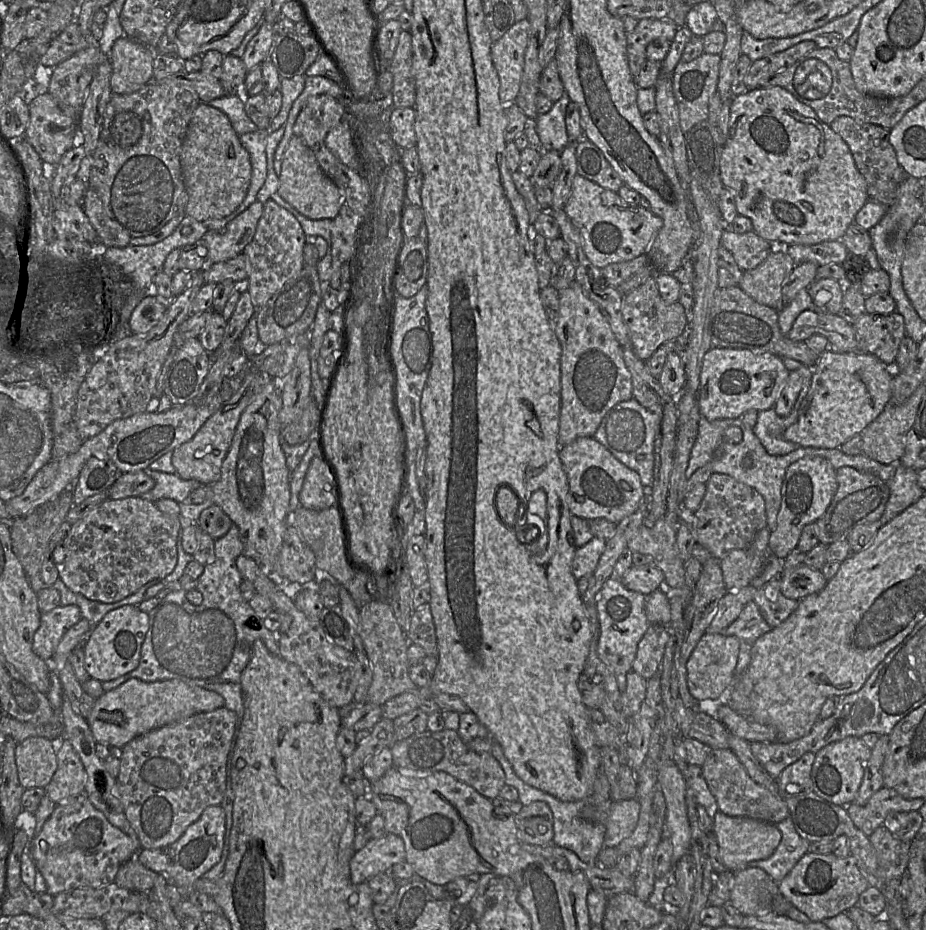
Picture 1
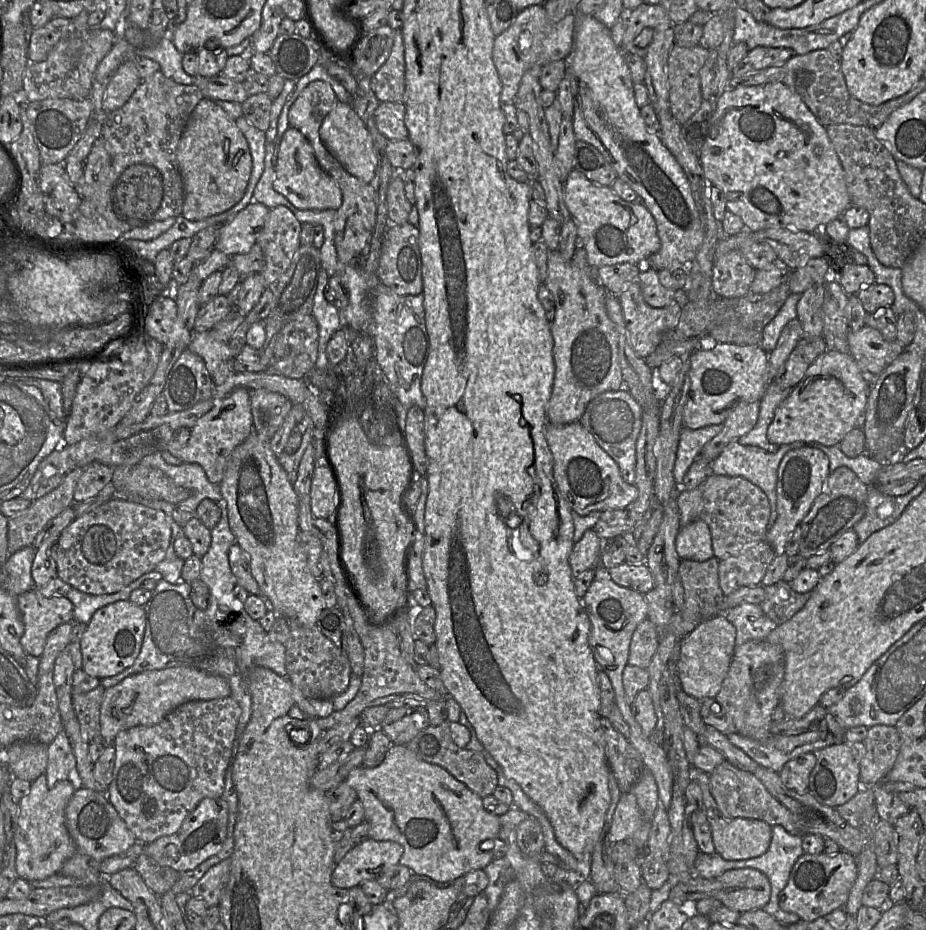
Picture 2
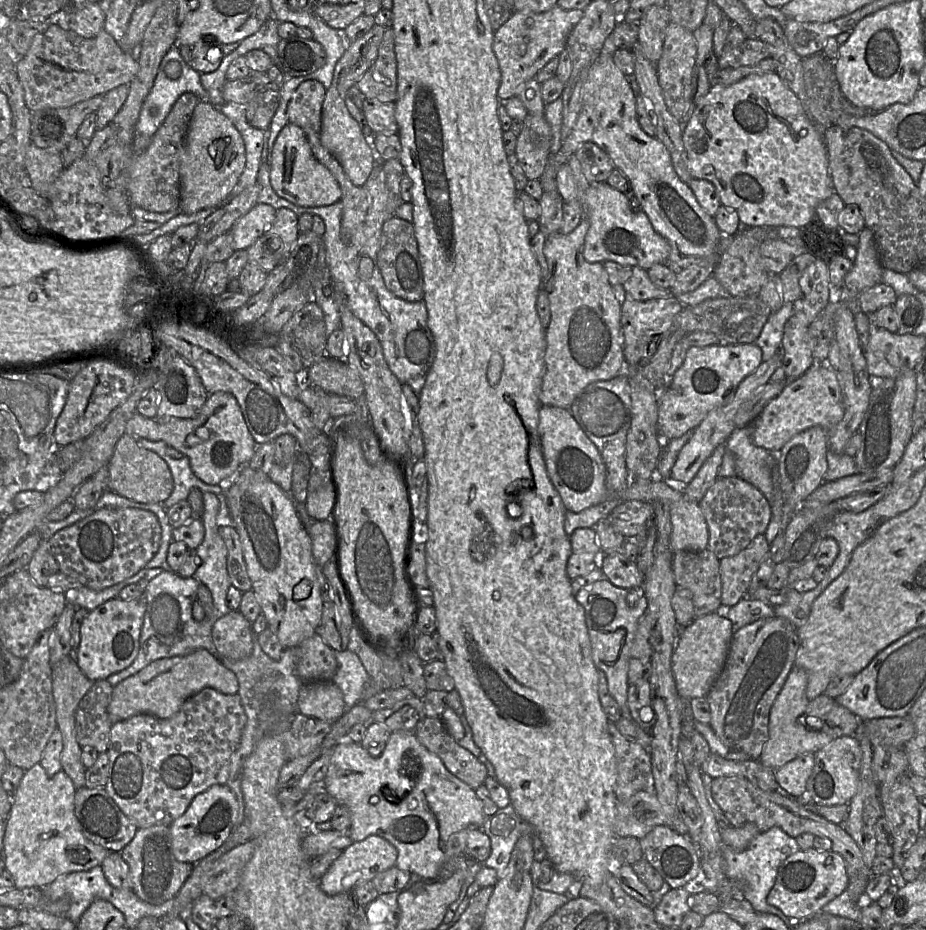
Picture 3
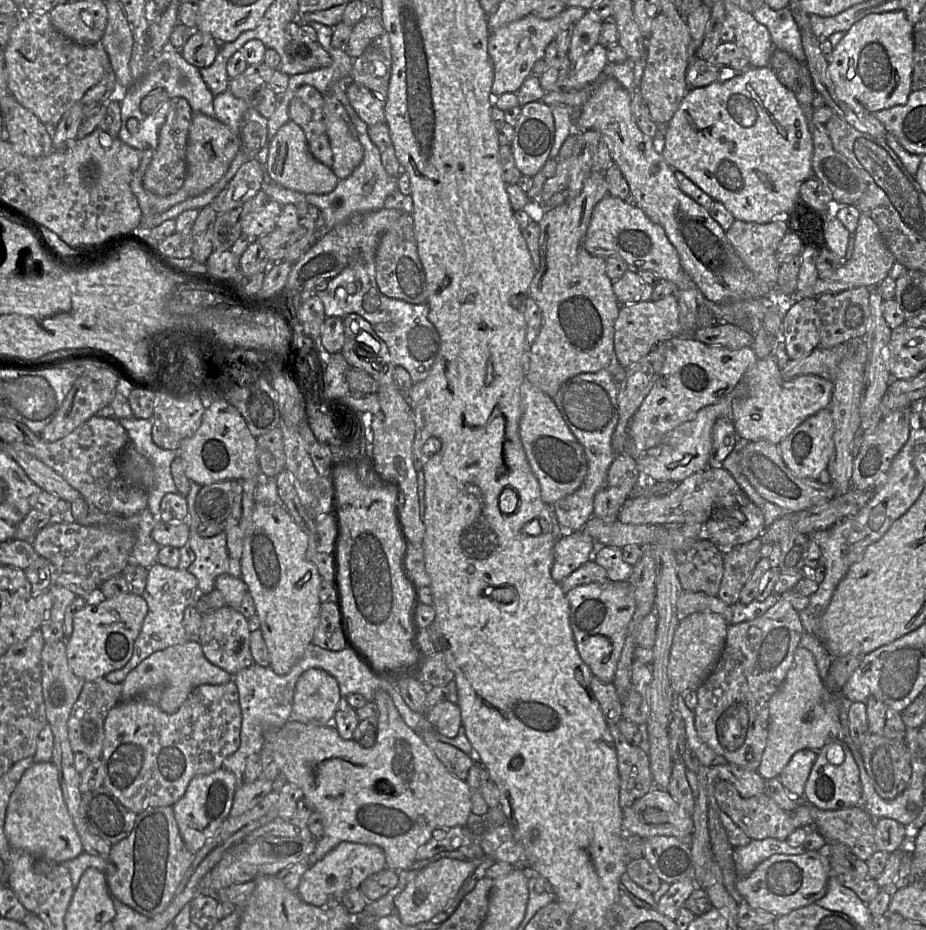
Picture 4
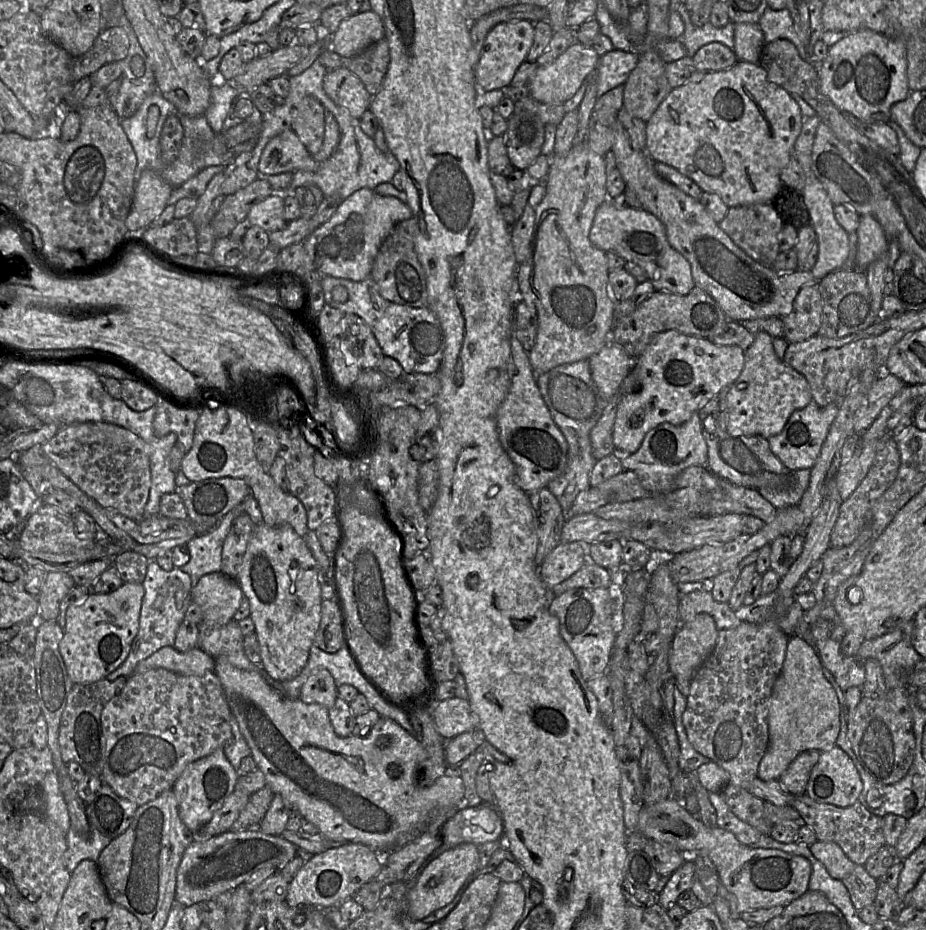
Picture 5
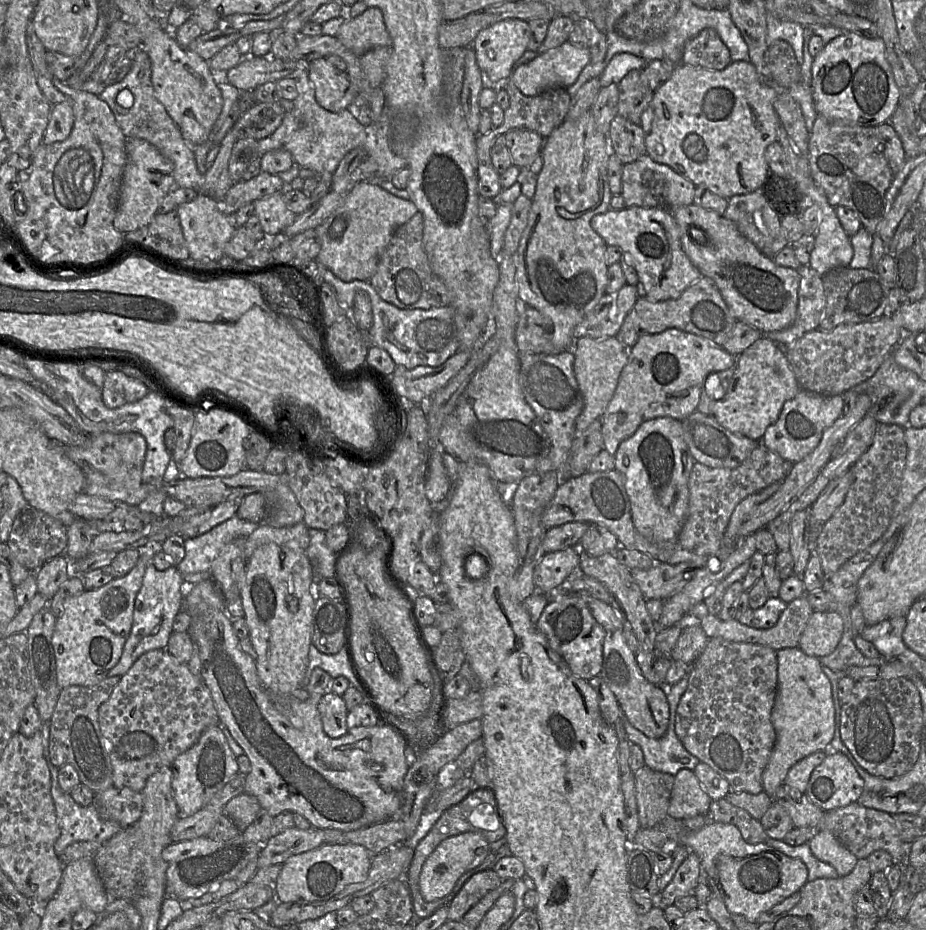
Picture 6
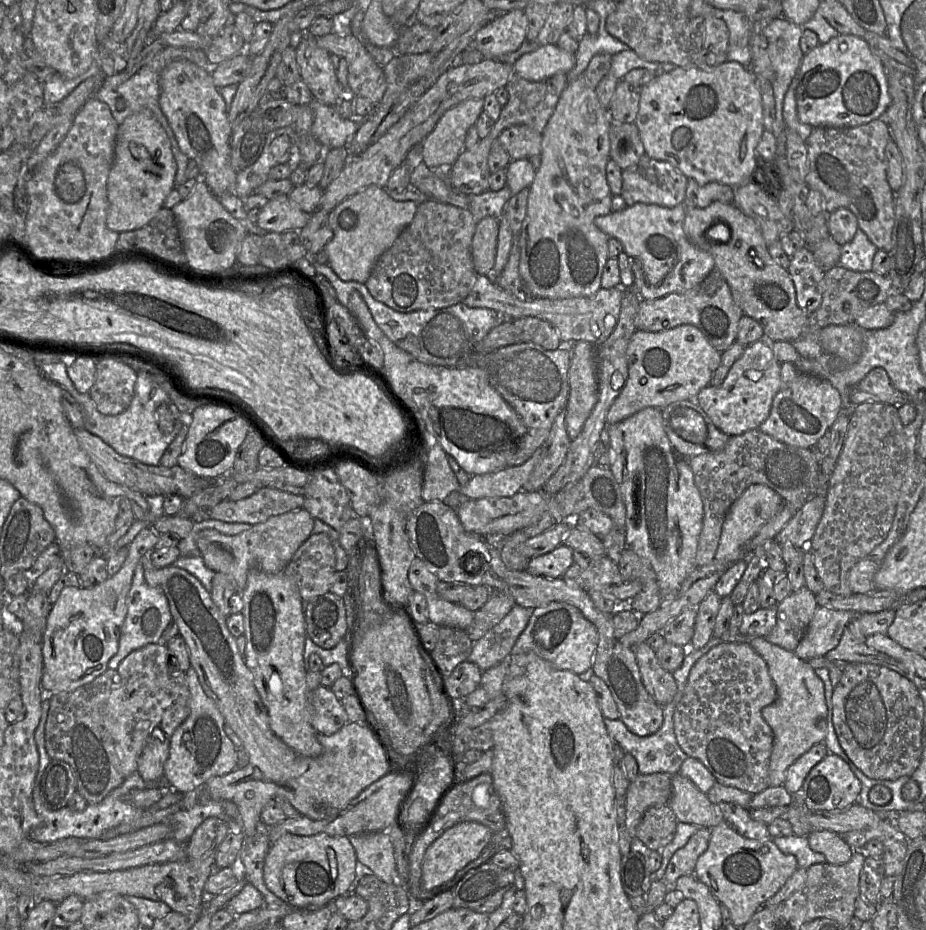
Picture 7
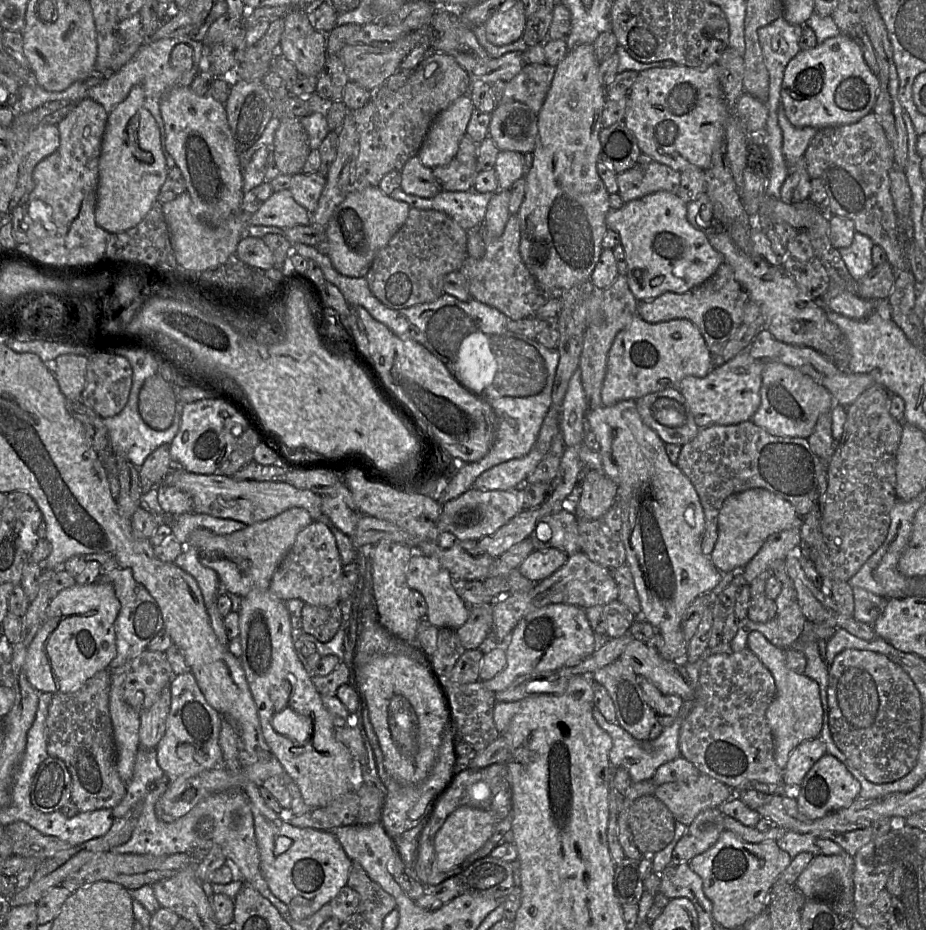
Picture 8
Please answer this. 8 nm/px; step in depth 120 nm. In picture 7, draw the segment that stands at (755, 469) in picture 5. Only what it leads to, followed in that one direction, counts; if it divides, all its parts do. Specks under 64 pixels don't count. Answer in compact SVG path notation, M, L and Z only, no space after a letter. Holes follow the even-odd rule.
M690 400L661 409L663 426L674 450L693 457L722 450L730 436L719 430L700 407Z

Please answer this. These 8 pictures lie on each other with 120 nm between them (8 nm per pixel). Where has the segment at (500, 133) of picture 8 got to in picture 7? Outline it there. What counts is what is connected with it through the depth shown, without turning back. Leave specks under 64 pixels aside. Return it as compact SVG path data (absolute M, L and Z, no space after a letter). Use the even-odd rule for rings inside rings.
M514 125L506 128L497 139L512 160L530 158L541 153L541 134L525 125Z

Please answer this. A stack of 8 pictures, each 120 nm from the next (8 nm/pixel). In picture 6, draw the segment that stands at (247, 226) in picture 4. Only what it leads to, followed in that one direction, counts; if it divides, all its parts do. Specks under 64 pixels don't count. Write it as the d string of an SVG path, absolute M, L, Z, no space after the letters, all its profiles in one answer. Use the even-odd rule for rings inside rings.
M279 192L254 202L254 214L265 234L276 235L292 225L296 214L288 209L284 195Z

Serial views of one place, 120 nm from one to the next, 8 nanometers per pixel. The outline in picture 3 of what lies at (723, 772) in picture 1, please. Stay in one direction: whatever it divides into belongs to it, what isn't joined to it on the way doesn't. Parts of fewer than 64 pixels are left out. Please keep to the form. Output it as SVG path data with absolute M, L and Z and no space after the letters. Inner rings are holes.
M744 776L713 778L711 793L728 819L730 826L739 827L747 822L753 822L758 826L760 833L766 832L774 826L779 826L793 838L797 838L803 833L825 836L832 841L831 850L844 858L849 879L854 879L858 870L864 866L860 848L844 827L817 814L811 806L801 800L802 798L794 798L781 790L762 790Z

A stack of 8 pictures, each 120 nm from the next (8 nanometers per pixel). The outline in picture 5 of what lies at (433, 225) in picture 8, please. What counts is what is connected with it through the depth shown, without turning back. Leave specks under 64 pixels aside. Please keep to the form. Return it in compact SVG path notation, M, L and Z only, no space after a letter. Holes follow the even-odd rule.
M416 218L396 224L383 241L373 264L371 277L379 294L386 300L414 308L428 307L428 292L424 269L415 250Z

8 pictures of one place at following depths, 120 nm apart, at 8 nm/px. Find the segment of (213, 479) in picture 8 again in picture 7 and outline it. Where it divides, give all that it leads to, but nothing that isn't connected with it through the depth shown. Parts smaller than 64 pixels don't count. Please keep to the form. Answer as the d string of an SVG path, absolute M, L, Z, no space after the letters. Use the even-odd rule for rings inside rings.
M74 429L74 434L91 461L97 466L102 475L109 481L118 485L124 486L130 490L140 492L145 496L150 495L169 495L177 494L184 499L188 499L196 492L208 487L214 480L200 478L185 469L181 468L178 464L173 467L164 466L149 466L118 454L101 438L86 429ZM262 487L253 495L232 501L221 501L209 511L209 518L227 523L255 525L270 517L303 508L304 496L273 487Z

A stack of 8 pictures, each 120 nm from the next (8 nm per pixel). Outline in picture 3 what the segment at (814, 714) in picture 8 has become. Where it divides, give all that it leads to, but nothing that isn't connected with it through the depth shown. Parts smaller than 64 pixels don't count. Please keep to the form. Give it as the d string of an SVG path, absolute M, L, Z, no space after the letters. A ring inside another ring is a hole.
M794 666L770 710L769 738L758 759L762 765L777 770L802 753L816 753L835 739L823 731L809 729L799 724L799 718L804 715L810 703L810 700L806 696L807 684L808 675L806 671Z

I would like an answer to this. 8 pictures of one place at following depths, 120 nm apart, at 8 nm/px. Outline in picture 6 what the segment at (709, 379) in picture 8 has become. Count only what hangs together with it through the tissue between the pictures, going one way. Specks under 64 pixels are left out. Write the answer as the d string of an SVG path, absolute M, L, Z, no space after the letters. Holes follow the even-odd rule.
M762 336L737 357L737 369L725 396L714 404L713 417L724 428L747 438L762 441L766 429L774 424L786 401L793 399L800 390L800 385L786 358L774 341Z

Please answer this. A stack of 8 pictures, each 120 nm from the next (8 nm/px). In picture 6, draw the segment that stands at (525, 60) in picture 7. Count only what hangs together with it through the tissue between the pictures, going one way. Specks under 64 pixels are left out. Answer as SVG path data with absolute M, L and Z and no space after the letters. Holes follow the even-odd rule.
M569 42L538 55L532 61L519 66L511 78L517 88L526 96L537 96L556 87L568 88L577 80L584 67L590 63L589 47L575 47Z

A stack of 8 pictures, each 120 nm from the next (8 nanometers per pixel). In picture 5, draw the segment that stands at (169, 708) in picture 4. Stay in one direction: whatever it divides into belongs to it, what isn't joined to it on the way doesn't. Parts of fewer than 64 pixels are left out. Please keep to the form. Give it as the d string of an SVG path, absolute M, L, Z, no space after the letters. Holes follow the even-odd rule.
M165 646L140 661L134 672L143 673L150 669L164 668L185 676L203 676L213 672L214 667L214 658L198 646L185 652L180 652L173 646Z

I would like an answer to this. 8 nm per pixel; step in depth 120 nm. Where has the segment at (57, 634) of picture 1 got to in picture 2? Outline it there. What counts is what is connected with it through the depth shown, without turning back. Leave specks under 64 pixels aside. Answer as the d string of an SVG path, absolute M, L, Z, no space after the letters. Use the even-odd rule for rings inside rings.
M35 589L16 600L24 624L21 645L26 654L39 658L48 635L59 625L73 622L73 604L65 596L46 598Z

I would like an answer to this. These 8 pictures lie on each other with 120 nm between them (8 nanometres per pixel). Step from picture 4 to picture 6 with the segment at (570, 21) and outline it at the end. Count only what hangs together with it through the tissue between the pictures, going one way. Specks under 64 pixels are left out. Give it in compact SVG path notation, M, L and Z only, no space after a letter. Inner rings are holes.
M506 19L493 23L481 30L471 47L475 52L477 65L485 78L486 86L501 86L511 78L514 63L527 50L530 40L528 21L521 19Z

